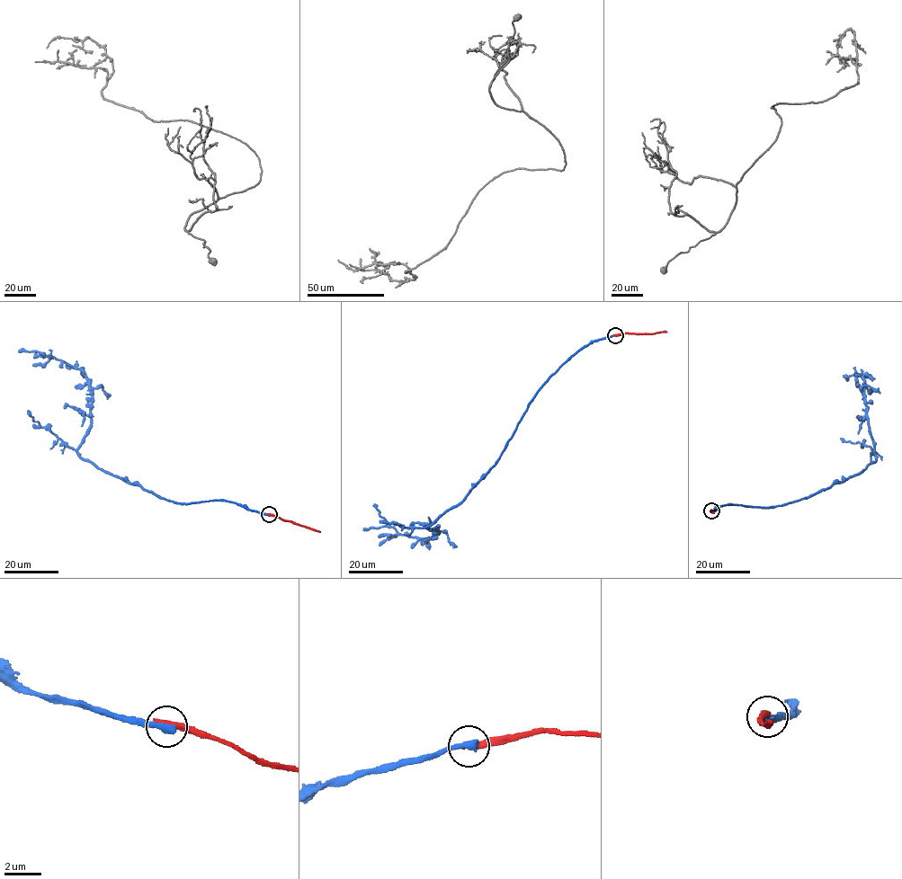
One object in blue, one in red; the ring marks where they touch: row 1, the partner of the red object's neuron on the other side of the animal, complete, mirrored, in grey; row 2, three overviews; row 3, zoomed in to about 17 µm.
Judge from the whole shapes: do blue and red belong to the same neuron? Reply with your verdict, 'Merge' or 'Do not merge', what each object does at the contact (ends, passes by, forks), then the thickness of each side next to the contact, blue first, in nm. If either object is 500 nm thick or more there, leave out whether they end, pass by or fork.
Do not merge. At the ring blue ends. At the ring red ends. Thickness 440 nm (blue) against 340 nm

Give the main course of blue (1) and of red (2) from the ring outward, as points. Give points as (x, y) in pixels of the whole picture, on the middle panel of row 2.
1: (615, 335), (590, 341), (541, 387), (497, 461), (424, 528), (437, 528), (435, 537), (363, 530)
2: (615, 335), (666, 332)

